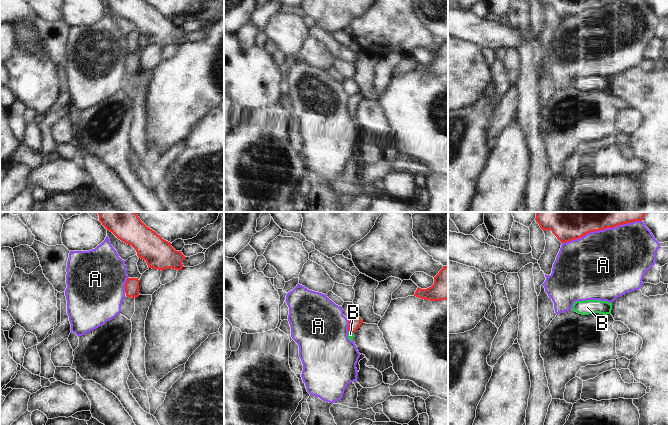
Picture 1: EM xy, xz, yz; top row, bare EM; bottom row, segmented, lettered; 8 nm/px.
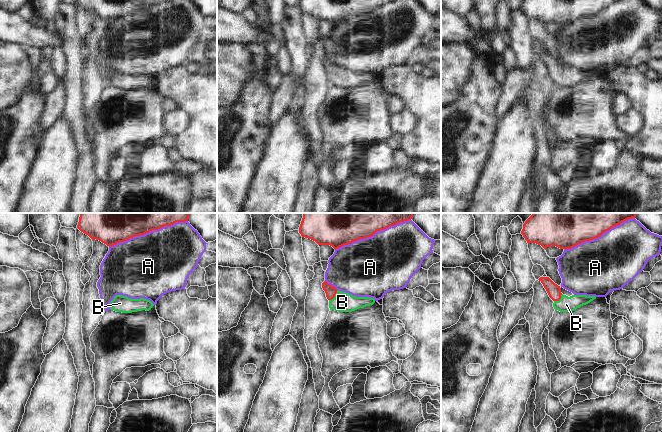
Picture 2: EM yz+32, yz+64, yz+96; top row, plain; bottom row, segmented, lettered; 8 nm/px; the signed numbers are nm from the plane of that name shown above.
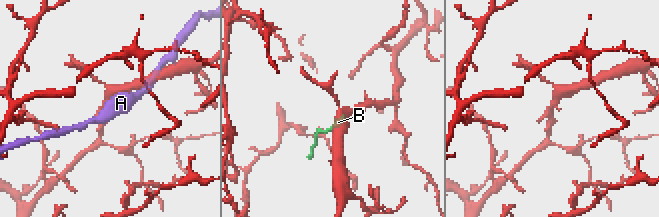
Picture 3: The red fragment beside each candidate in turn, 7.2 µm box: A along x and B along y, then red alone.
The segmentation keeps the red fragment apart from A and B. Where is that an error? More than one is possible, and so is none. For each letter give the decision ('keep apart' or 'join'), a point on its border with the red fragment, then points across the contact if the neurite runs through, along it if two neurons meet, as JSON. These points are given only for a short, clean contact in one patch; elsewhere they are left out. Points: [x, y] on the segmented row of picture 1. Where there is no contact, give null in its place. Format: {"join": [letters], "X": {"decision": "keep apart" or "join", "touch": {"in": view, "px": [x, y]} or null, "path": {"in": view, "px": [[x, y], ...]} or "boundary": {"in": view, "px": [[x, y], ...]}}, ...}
{"join": ["B"], "A": {"decision": "keep apart", "touch": {"in": "yz", "px": [601, 229]}}, "B": {"decision": "join", "touch": {"in": "xz", "px": [351, 331]}, "path": {"in": "xz", "px": [[354, 324], [351, 331], [350, 334]]}}}

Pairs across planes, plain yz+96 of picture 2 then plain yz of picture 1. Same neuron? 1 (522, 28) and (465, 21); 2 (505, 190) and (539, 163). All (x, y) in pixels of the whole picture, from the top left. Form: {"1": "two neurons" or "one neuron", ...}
{"1": "two neurons", "2": "two neurons"}

